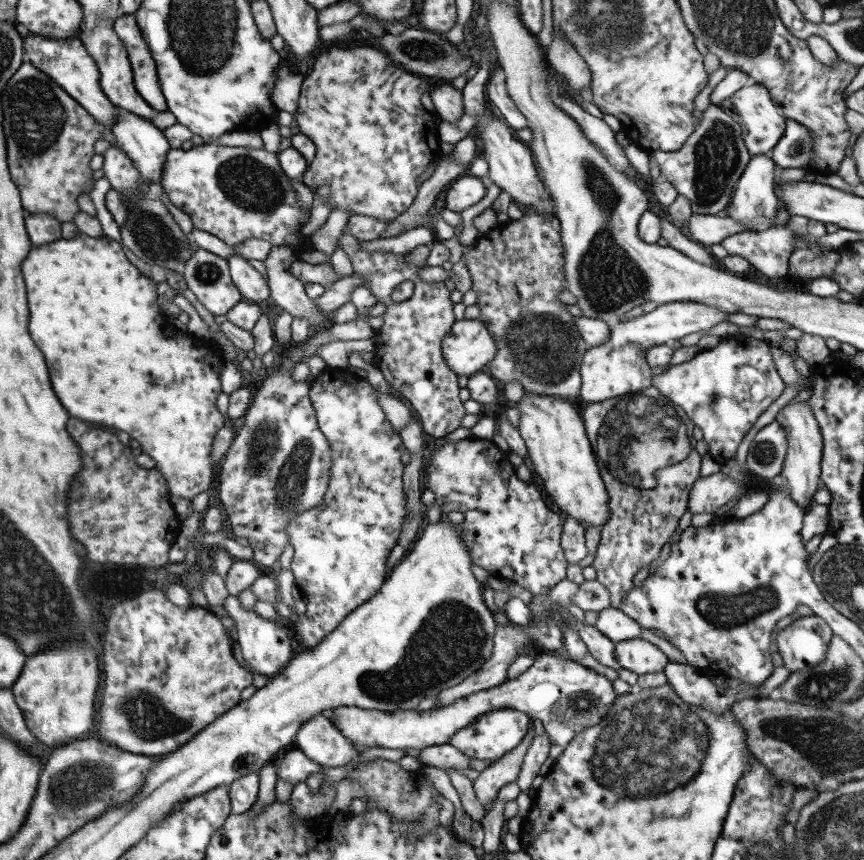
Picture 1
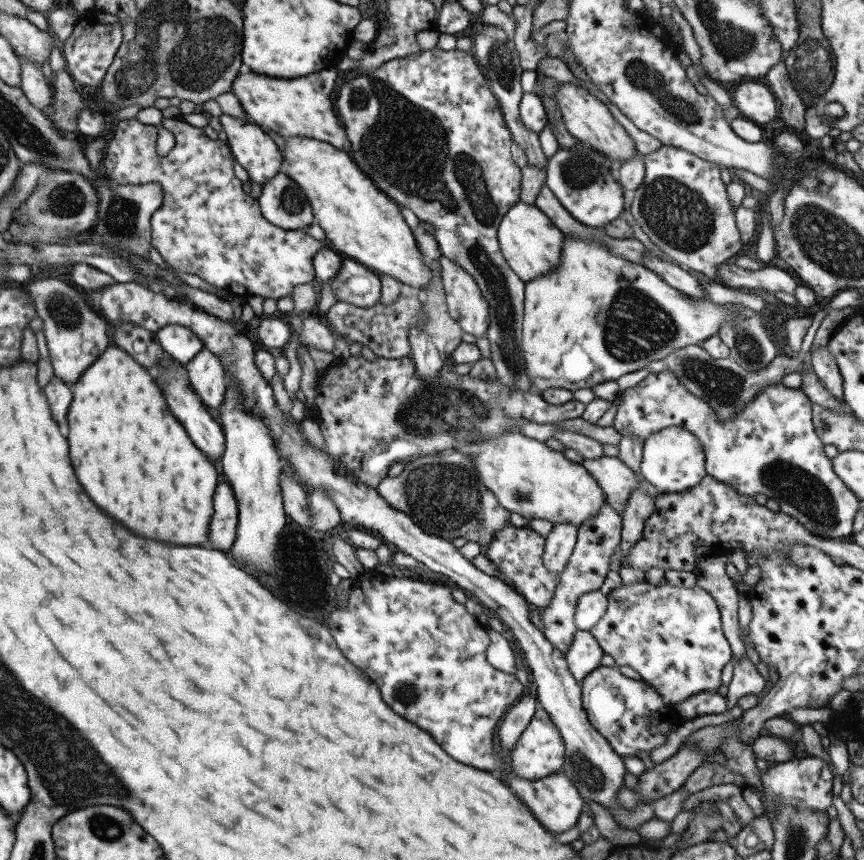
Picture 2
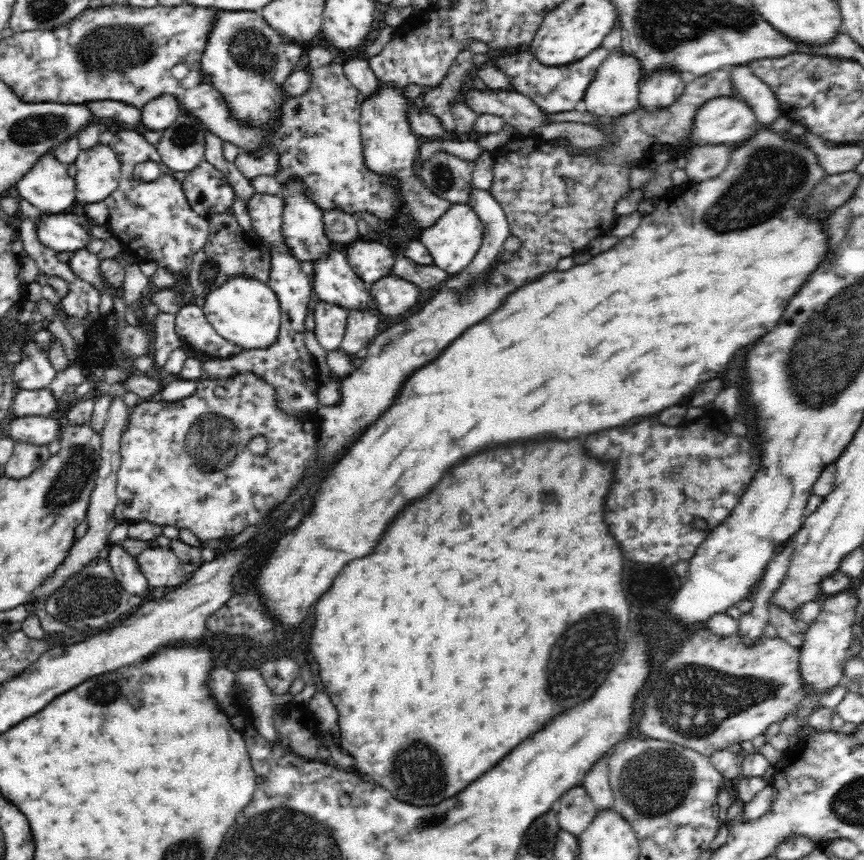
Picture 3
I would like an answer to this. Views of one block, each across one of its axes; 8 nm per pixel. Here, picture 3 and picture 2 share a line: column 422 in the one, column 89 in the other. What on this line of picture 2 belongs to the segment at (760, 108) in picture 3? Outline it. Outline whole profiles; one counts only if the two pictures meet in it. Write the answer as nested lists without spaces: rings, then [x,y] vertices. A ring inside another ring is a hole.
[[[110,346],[70,387],[73,391],[68,410],[70,458],[86,494],[106,514],[142,538],[166,540],[180,546],[206,544],[218,472],[174,418],[152,376],[124,350]]]

